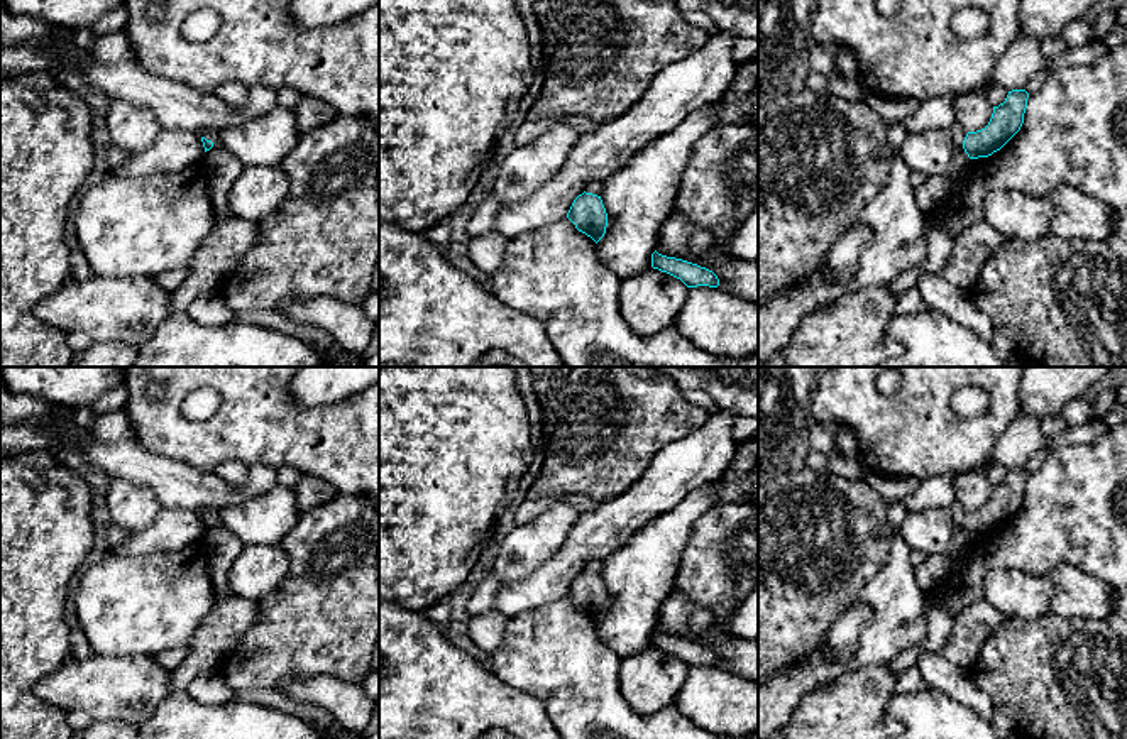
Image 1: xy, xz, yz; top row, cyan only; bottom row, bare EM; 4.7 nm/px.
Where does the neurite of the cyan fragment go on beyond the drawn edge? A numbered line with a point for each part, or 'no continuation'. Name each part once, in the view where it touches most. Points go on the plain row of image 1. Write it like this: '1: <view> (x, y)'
no continuation

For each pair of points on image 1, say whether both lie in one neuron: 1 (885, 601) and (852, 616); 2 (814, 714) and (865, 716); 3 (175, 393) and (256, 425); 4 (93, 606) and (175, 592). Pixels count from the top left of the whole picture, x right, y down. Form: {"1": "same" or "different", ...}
{"1": "different", "2": "same", "3": "same", "4": "same"}

